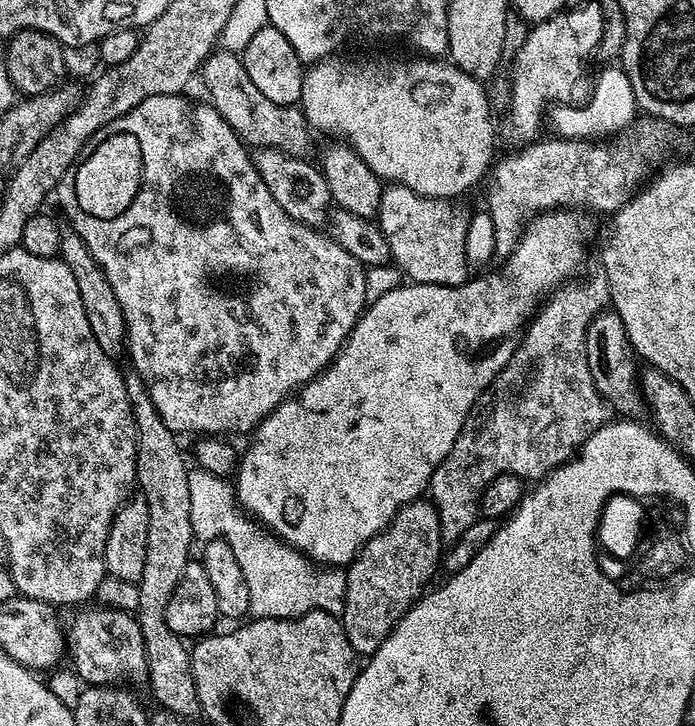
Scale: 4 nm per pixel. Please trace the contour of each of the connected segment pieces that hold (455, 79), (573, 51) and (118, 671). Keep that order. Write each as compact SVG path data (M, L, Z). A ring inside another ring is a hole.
M412 58L416 60L405 64L359 64L340 59L315 61L305 71L300 104L313 129L333 132L333 137L354 149L381 181L401 184L436 200L460 196L489 175L498 128L492 125L492 108L481 81L440 58Z
M563 19L541 20L529 27L528 36L522 42L521 49L510 60L512 97L508 100L504 128L502 124L503 139L505 136L512 146L523 146L535 141L541 135L540 127L543 124L545 127L545 113L549 111L550 106L567 101L564 99L575 90L576 83L579 82L580 57L582 51L578 42L570 32L570 26L565 24Z
M92 606L81 607L76 621L66 628L66 656L69 661L72 659L77 674L85 680L83 683L88 686L104 686L109 682L143 685L148 678L148 663L142 630L135 615L117 608L88 607Z

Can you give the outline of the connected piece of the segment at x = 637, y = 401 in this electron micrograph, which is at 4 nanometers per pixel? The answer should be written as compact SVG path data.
M615 310L599 312L586 330L584 345L588 355L590 378L594 378L594 386L600 391L605 405L610 406L611 411L621 417L639 417L639 412L643 413L646 405L640 395L638 367L636 368L638 360L633 353L632 344L628 341L620 315Z

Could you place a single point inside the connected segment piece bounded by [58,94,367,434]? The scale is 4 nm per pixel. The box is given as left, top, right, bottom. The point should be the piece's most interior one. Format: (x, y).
(230, 305)

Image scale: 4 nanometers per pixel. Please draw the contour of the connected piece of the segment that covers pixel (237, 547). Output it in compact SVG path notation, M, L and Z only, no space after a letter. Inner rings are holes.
M193 467L188 474L190 482L190 526L193 533L209 532L212 538L222 538L234 550L238 566L246 578L246 587L250 590L250 613L261 620L293 620L308 612L329 612L340 618L344 615L346 598L346 578L340 570L321 570L309 560L299 548L285 544L275 532L269 532L263 524L257 522L240 507L236 498L236 489L223 476L215 476L201 468Z

